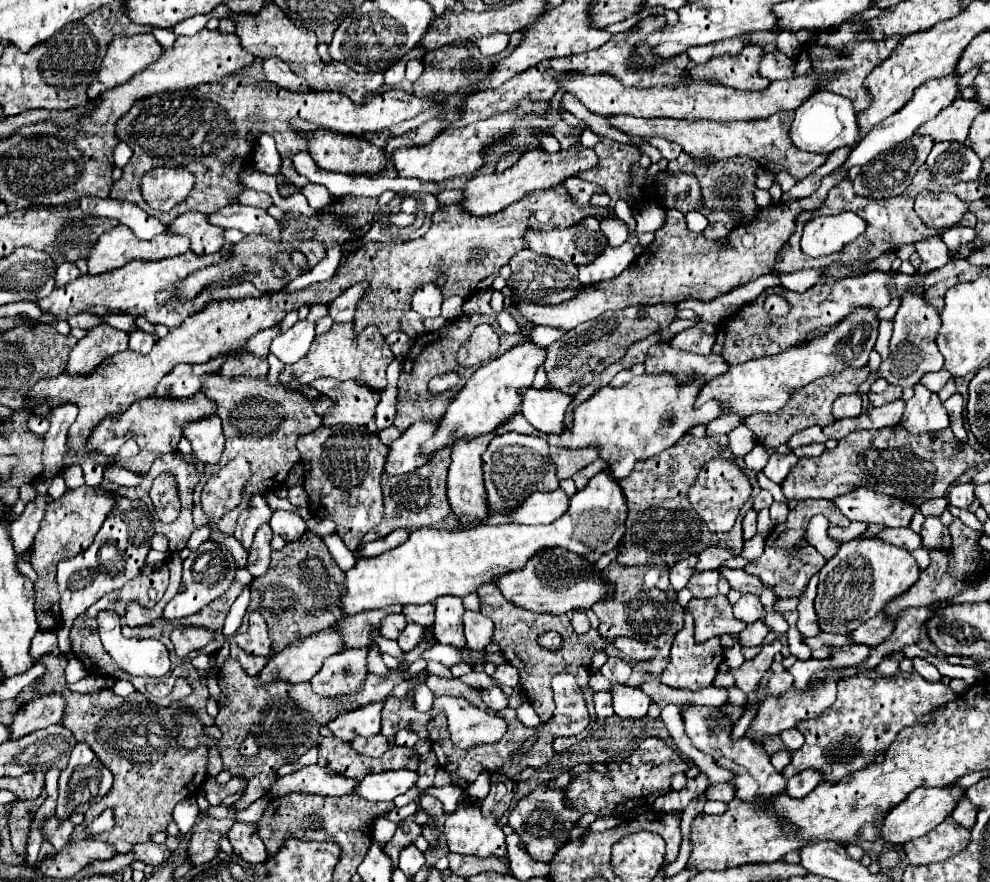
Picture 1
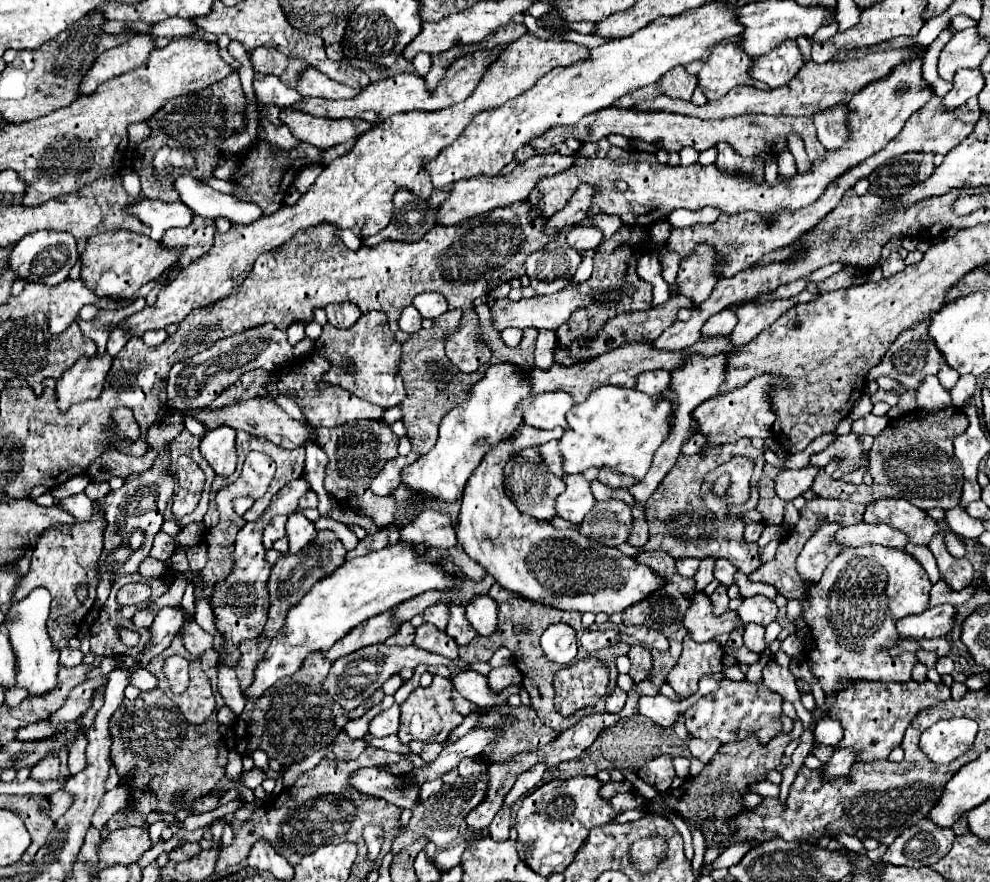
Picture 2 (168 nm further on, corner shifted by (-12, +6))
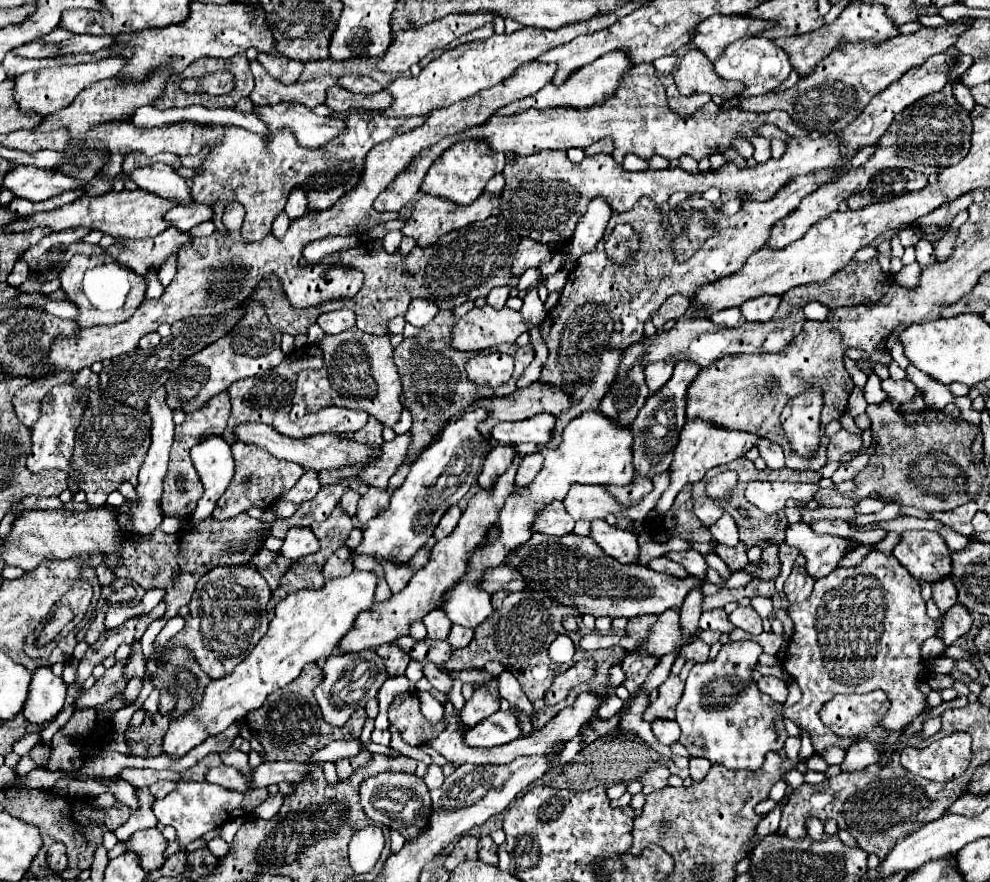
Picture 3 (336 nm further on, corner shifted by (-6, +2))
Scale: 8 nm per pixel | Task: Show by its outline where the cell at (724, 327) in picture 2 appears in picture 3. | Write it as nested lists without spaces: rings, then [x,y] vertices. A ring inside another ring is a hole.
[[[739,307],[723,309],[721,313],[713,313],[711,321],[717,323],[717,325],[725,325],[725,327],[739,327],[739,325],[745,323],[745,319],[741,317],[741,309]]]

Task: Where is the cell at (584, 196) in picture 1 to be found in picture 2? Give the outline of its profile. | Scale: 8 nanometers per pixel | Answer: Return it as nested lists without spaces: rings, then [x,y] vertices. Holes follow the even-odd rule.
[[[579,185],[579,189],[571,195],[567,205],[559,213],[555,213],[547,223],[549,233],[553,233],[553,229],[563,229],[571,223],[581,223],[593,205],[593,195],[595,185]]]

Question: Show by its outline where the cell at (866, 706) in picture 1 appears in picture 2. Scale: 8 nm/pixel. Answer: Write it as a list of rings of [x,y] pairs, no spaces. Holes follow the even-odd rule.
[[[859,681],[843,689],[835,705],[831,707],[829,717],[837,719],[843,725],[843,739],[839,747],[855,749],[857,761],[875,761],[887,759],[889,753],[901,743],[905,729],[919,715],[933,703],[945,701],[951,697],[951,689],[943,683],[931,681],[907,681],[907,683],[881,683],[881,681]]]

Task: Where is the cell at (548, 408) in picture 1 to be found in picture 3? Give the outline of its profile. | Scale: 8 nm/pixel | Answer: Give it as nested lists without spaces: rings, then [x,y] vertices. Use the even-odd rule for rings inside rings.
[[[541,413],[537,417],[525,419],[525,421],[505,421],[497,423],[491,431],[491,435],[501,443],[535,443],[535,445],[547,445],[551,439],[555,419],[553,415]]]

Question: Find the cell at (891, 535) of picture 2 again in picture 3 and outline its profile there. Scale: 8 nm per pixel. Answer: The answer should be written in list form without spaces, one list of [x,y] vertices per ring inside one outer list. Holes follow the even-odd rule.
[[[795,523],[787,527],[787,545],[801,549],[807,559],[807,573],[813,579],[829,575],[843,559],[849,539],[837,535],[817,535],[807,523]]]

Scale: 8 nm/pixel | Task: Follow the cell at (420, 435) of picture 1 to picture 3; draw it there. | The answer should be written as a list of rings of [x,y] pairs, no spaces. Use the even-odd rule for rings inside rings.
[[[369,489],[357,503],[357,527],[363,529],[369,519],[373,519],[379,511],[383,511],[389,505],[391,493],[389,491],[379,491],[379,489]]]

